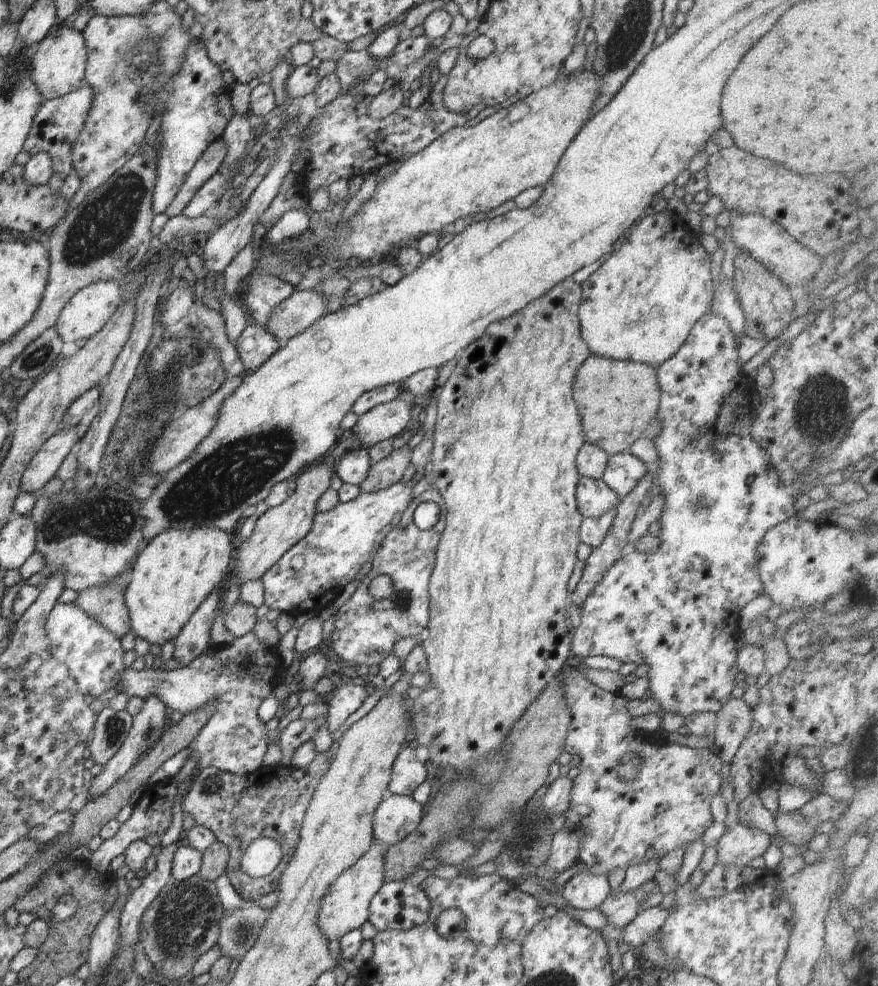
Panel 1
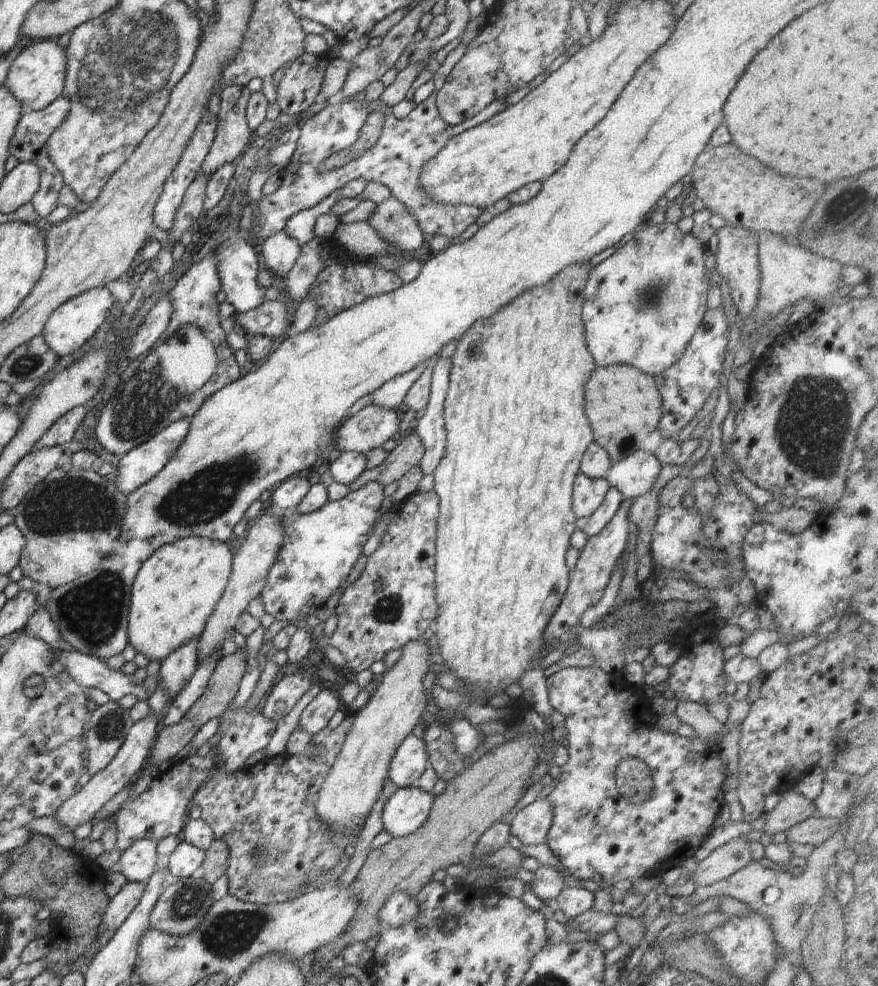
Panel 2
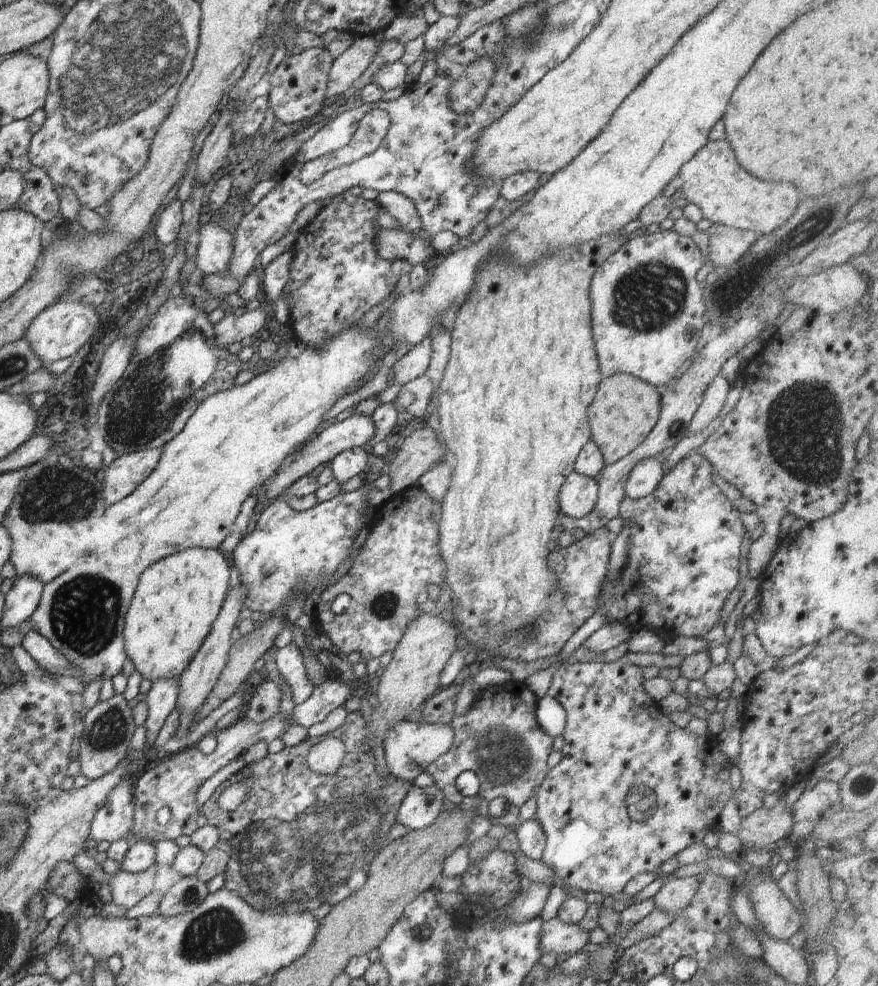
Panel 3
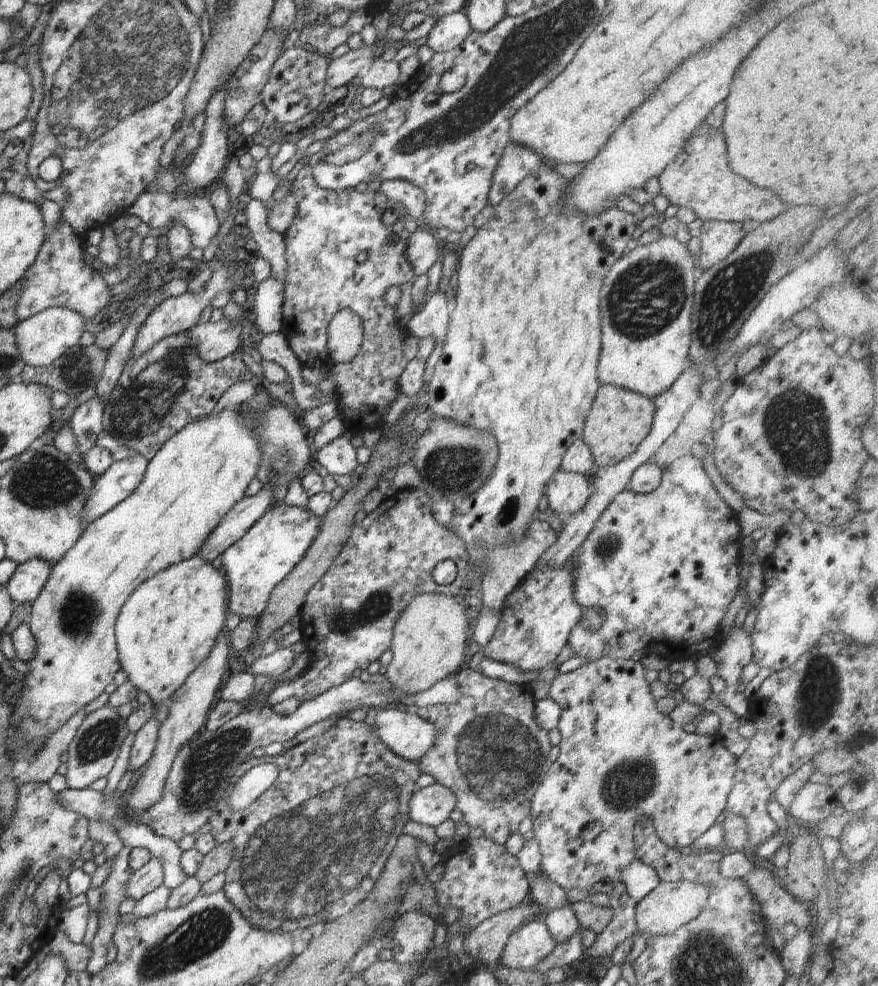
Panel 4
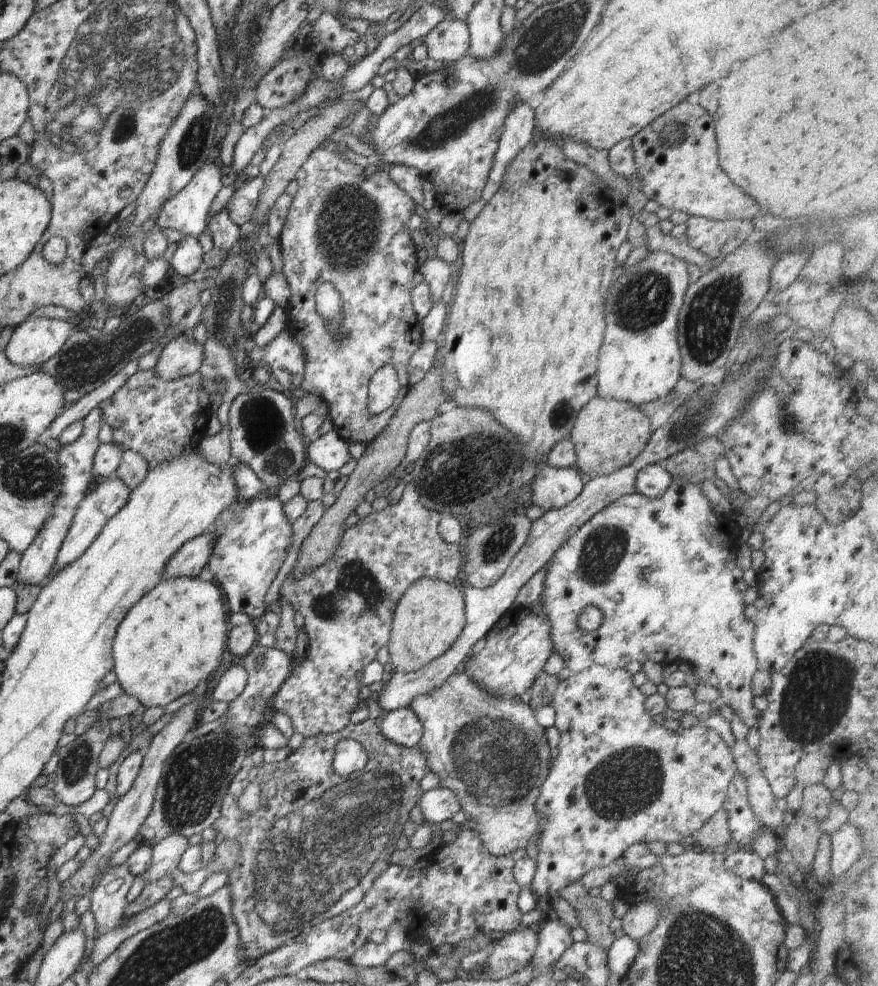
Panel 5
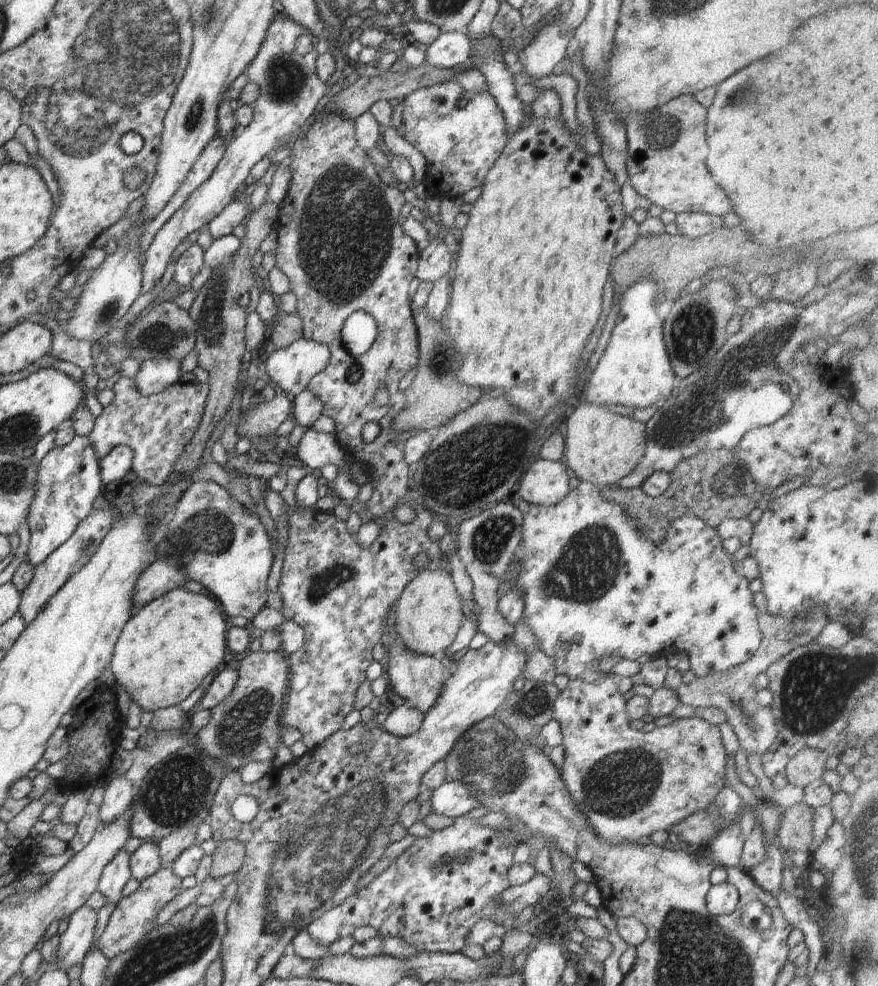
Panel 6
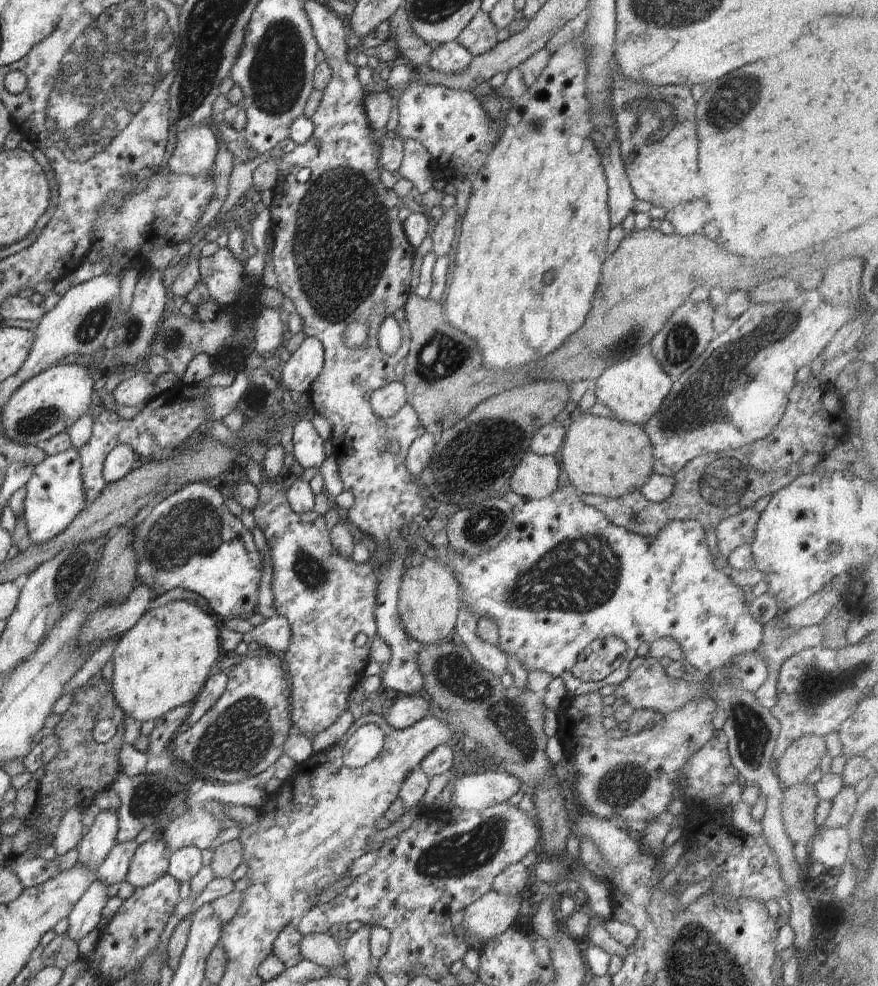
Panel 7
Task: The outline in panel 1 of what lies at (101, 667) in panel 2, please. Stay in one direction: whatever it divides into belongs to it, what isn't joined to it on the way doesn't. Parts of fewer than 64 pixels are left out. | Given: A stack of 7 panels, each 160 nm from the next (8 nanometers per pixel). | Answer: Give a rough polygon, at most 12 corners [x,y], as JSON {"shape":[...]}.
{"shape":[[252,632],[187,667],[126,668],[114,688],[212,716],[190,746],[198,770],[258,770],[258,707],[282,683]]}

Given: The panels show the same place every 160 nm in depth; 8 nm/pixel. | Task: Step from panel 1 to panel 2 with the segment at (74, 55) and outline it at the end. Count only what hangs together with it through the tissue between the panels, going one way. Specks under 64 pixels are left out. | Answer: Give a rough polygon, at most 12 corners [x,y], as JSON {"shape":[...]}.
{"shape":[[57,40],[30,42],[3,87],[24,110],[60,98],[67,55]]}

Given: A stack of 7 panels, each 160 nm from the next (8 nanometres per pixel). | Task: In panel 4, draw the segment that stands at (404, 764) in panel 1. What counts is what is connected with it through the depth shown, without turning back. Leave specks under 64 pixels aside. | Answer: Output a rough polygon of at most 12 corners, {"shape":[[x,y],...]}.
{"shape":[[381,709],[375,735],[393,753],[418,763],[437,728],[421,716]]}

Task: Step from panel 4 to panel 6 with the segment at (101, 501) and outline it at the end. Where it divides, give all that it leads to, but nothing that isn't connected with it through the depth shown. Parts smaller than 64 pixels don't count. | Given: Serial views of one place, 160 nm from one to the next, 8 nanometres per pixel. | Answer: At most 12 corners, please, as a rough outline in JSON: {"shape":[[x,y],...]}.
{"shape":[[116,505],[93,510],[35,566],[21,594],[25,625],[96,554]]}

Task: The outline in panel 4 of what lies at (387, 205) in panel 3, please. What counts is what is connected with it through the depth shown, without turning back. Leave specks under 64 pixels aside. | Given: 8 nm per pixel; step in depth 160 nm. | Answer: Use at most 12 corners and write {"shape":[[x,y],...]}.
{"shape":[[404,179],[383,180],[379,190],[403,204],[408,219],[420,222],[426,197]]}

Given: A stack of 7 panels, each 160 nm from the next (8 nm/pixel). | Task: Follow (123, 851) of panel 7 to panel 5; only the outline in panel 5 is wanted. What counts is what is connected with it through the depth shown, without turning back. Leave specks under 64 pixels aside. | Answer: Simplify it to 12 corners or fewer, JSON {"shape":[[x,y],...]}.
{"shape":[[123,863],[91,890],[102,935],[122,924],[134,878]]}

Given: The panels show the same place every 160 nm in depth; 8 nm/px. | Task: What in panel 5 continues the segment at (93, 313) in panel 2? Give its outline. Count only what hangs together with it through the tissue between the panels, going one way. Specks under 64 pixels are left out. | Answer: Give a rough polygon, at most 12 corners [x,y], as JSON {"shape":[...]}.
{"shape":[[36,317],[3,351],[19,366],[41,366],[76,330],[74,321]]}

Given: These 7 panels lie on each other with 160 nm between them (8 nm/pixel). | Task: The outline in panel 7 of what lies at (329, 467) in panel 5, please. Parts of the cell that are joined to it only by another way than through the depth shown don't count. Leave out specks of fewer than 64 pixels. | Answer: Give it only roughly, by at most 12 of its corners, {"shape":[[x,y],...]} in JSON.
{"shape":[[306,418],[293,426],[292,458],[306,468],[326,460],[324,439]]}

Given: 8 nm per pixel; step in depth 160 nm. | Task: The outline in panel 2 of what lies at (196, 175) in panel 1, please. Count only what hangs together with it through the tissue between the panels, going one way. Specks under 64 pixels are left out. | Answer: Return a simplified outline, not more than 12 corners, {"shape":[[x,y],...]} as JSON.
{"shape":[[221,86],[215,137],[200,170],[233,163],[252,140],[250,89]]}

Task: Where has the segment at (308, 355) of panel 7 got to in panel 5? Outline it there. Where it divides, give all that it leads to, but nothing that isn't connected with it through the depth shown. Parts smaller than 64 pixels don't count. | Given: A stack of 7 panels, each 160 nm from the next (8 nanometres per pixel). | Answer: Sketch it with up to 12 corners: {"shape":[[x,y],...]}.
{"shape":[[286,328],[249,359],[266,362],[285,390],[302,387],[304,350]]}

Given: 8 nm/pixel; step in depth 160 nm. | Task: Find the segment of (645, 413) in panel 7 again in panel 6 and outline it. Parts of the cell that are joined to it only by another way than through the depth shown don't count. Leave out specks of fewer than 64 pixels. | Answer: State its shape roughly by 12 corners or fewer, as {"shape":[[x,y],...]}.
{"shape":[[659,283],[623,294],[588,403],[660,405],[677,376]]}

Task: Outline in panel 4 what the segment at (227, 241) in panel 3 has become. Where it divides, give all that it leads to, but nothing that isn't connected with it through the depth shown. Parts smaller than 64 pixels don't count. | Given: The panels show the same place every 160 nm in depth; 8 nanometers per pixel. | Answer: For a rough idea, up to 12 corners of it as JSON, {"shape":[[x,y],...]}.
{"shape":[[142,193],[128,214],[150,228],[177,222],[204,250],[220,228],[209,196]]}

